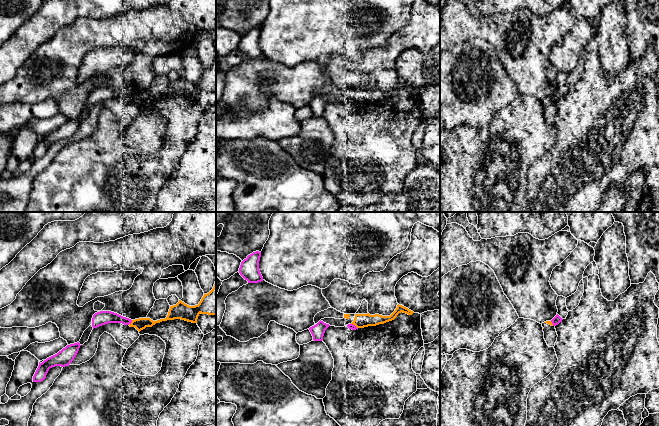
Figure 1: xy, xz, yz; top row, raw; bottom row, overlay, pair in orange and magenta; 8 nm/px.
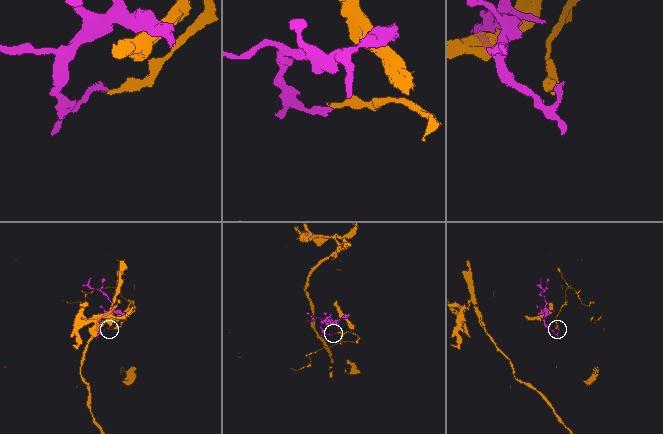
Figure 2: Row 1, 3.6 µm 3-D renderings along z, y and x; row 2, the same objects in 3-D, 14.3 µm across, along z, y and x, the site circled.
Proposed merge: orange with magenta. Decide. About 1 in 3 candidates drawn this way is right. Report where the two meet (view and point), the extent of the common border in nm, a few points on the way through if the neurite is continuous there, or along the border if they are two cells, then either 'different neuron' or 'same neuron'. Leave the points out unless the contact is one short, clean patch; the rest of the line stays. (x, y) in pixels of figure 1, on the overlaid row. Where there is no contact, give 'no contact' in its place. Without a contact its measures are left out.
xy (131, 322) | 50 nm | different neuron

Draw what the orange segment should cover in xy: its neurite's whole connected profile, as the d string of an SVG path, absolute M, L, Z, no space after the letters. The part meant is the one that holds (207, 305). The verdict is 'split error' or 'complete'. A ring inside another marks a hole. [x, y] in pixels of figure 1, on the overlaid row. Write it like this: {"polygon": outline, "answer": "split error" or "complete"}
{"polygon": "M216 281L213 289L209 293L204 294L198 305L189 306L179 300L176 305L170 306L165 319L153 321L150 318L139 318L132 320L129 325L108 323L94 328L88 341L80 346L76 357L69 365L80 365L89 361L95 355L100 336L104 332L111 334L119 345L128 349L139 338L139 332L146 327L152 327L156 323L174 319L197 323L200 313L216 315Z", "answer": "split error"}

